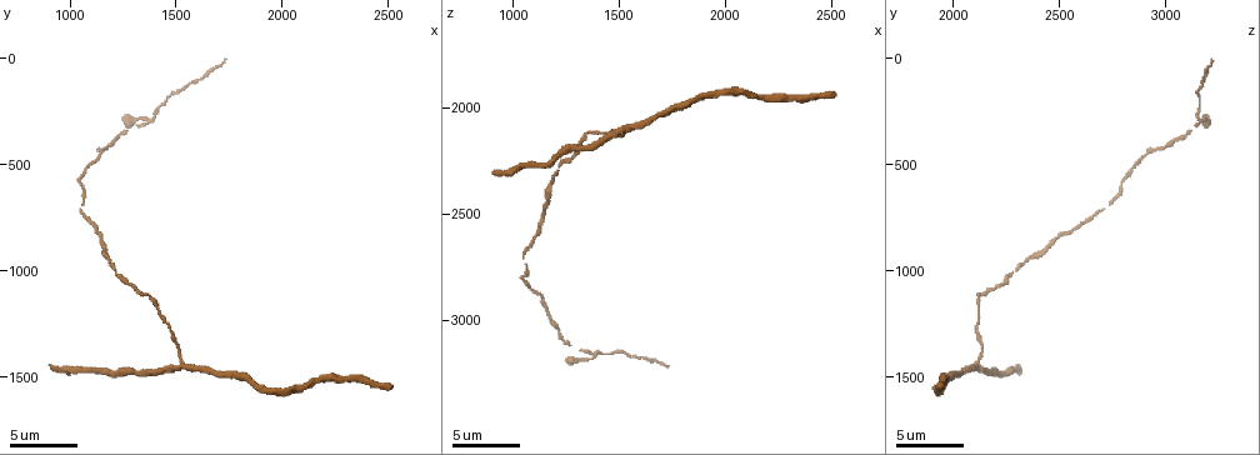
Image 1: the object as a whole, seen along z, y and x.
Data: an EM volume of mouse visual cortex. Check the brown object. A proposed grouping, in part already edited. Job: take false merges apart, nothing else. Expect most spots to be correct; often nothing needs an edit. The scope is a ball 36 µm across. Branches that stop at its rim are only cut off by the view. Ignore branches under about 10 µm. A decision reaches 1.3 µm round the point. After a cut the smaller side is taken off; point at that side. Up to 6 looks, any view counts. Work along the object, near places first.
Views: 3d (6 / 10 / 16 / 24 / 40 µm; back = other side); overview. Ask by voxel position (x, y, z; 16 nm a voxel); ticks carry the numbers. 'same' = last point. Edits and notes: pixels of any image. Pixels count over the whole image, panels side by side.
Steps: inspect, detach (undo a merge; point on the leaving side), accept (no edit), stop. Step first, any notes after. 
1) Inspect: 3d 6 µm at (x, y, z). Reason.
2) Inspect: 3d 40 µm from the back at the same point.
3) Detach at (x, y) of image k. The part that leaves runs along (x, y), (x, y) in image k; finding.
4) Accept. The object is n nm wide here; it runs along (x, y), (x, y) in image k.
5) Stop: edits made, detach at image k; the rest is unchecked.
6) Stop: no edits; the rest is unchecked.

Inspect: 3d 10 µm at (1380, 1140, 2120). Thick turns thin.

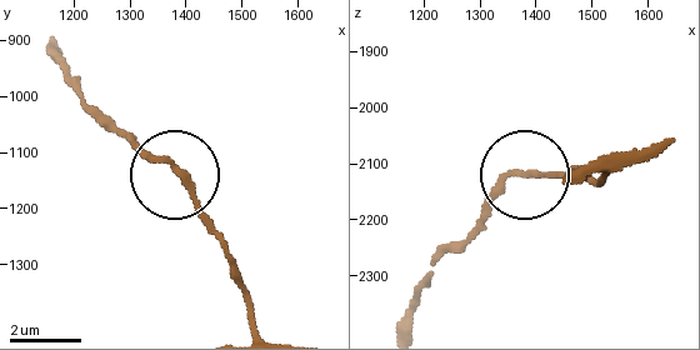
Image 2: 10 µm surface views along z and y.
Inspect: 3d 10 µm from the back at (1380, 1130, 2120).

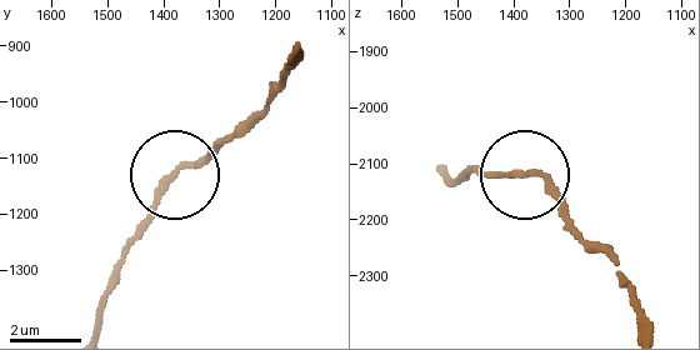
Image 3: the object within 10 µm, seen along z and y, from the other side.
Accept. The object is 180 nm wide here; all the same neuron.

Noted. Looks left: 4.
Inspect: 3d 6 µm at (1180, 950, 2360).

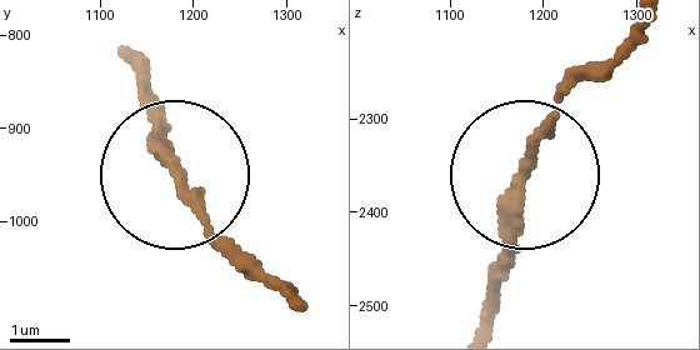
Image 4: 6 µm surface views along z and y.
Inspect: 3d 6 µm from the back at (1185, 955, 2345).

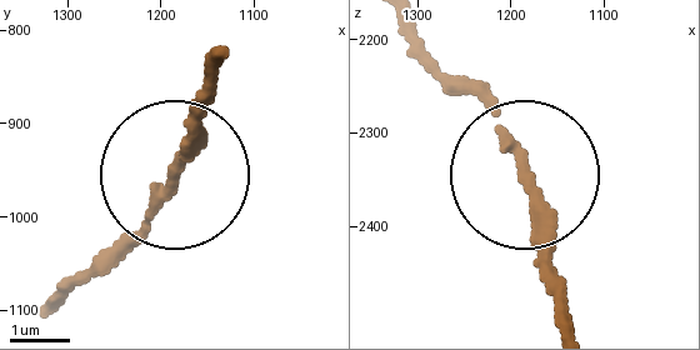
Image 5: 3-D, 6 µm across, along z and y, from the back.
Accept. All the same neuron.

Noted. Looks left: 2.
Inspect: 3d 10 µm at (1050, 710, 2720). A narrow waist.

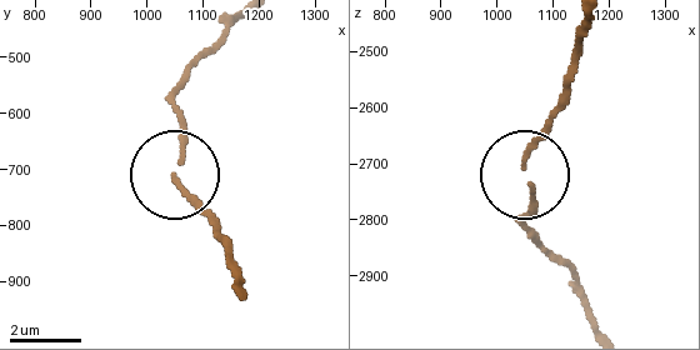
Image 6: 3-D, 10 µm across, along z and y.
Inspect: 3d 10 µm from the back at the same point.

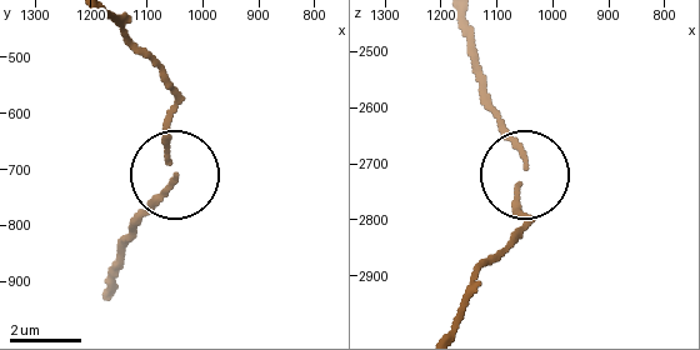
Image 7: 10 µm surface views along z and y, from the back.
Accept. The object is 100 nm wide here; it runs along (108, 288), (120, 243), (174, 186), (164, 118), (174, 94) in image 7; one neuron here.

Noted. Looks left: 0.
Stop: no edits; the rest is unchecked.

